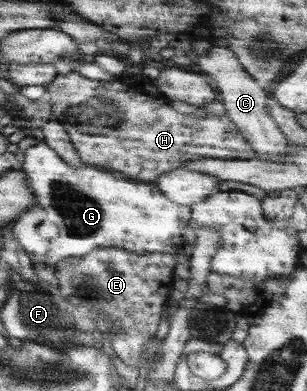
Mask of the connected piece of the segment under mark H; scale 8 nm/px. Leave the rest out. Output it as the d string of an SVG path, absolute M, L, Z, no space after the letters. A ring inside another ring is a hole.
M71 70L65 74L56 73L44 87L52 118L67 132L83 164L106 168L122 178L152 183L160 174L197 158L254 158L254 152L225 114L193 117L178 113L143 74L120 74L113 81L104 82L85 78L77 70Z

